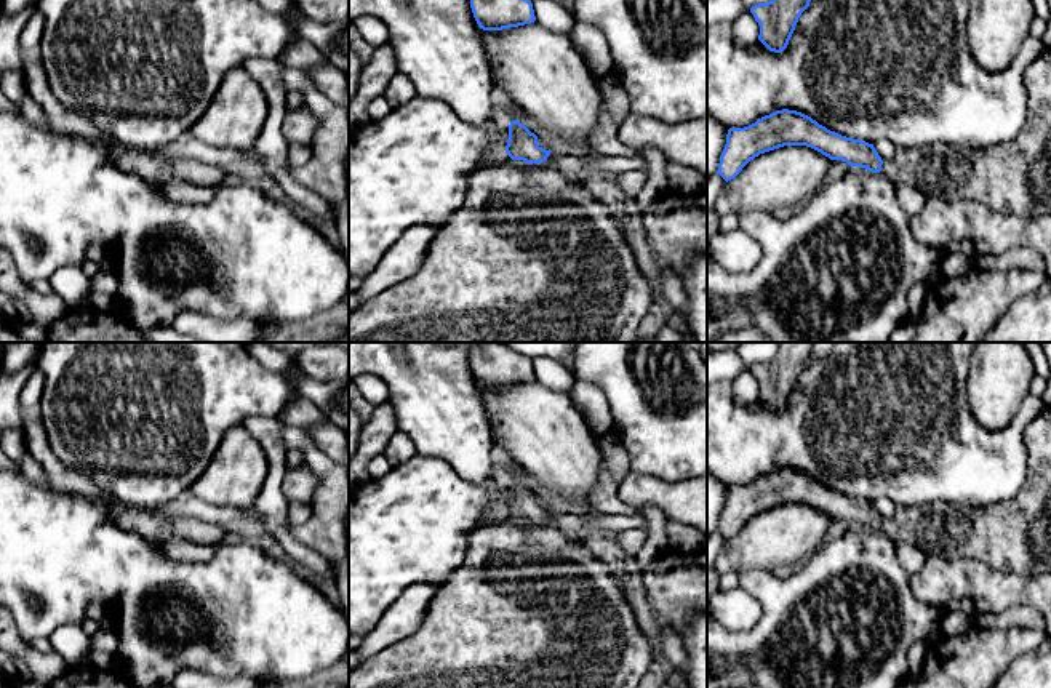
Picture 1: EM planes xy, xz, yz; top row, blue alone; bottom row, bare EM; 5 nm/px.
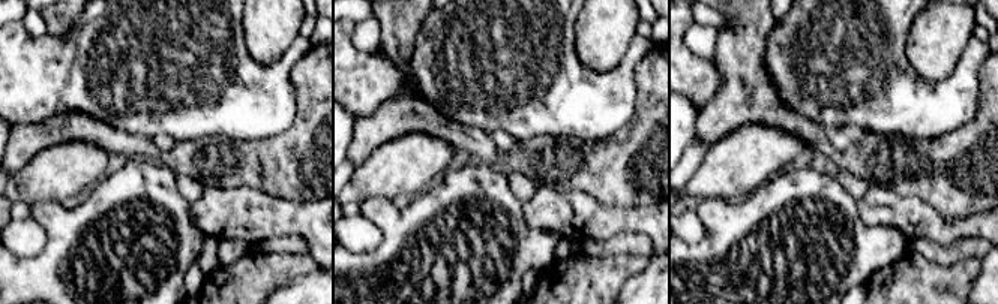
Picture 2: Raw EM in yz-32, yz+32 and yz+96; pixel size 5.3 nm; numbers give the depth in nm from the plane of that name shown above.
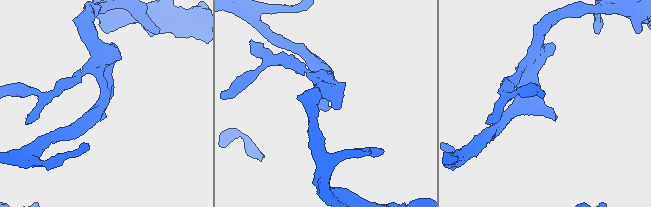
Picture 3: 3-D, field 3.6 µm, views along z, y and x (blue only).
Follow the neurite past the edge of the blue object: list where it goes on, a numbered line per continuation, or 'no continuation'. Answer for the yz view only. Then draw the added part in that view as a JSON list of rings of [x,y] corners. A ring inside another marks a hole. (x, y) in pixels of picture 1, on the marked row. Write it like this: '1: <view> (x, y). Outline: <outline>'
1: yz (1015, 178). Outline: [[[1046,48],[1025,70],[1025,88],[1029,93],[1029,115],[1022,131],[1003,144],[987,149],[958,149],[936,142],[913,149],[897,149],[893,160],[883,162],[881,174],[894,184],[909,184],[921,190],[926,197],[944,200],[974,200],[997,213],[1014,216],[1046,216],[1051,214],[1051,48]]]

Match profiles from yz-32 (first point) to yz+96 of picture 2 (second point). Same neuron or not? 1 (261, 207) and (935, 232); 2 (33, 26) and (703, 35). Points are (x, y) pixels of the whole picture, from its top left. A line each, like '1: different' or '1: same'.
1: same
2: same

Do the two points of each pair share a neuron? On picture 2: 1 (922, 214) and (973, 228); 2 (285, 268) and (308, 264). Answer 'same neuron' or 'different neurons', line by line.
1: same neuron
2: same neuron

